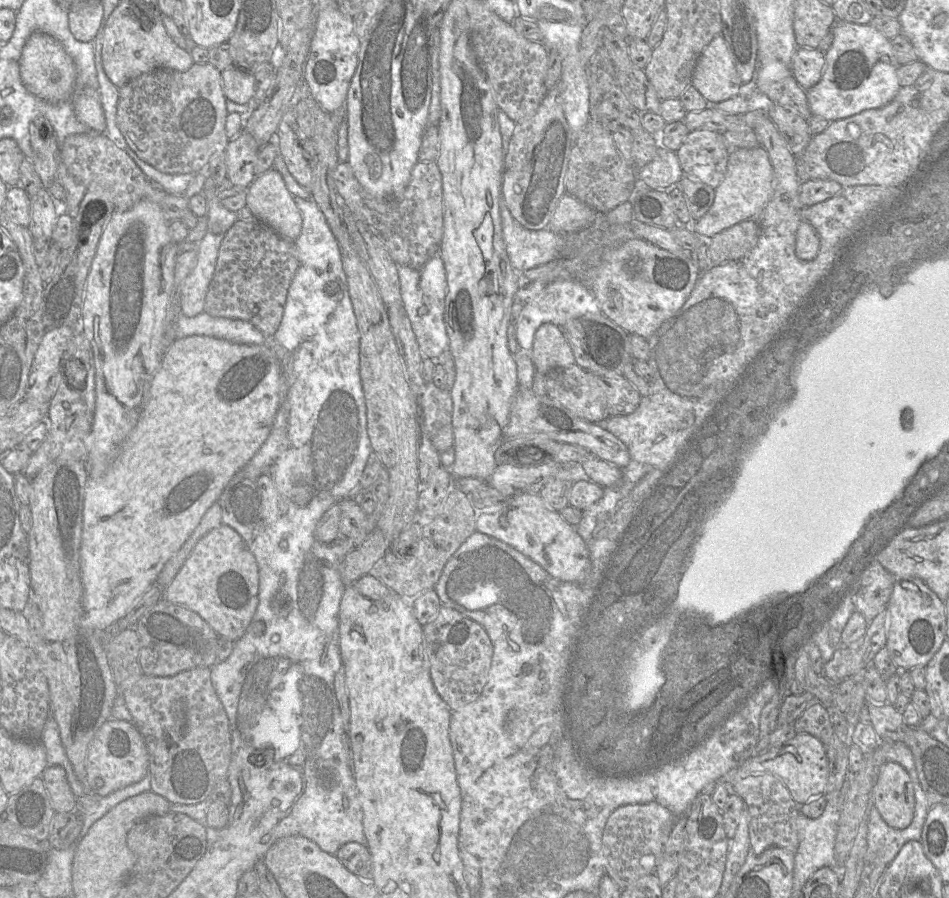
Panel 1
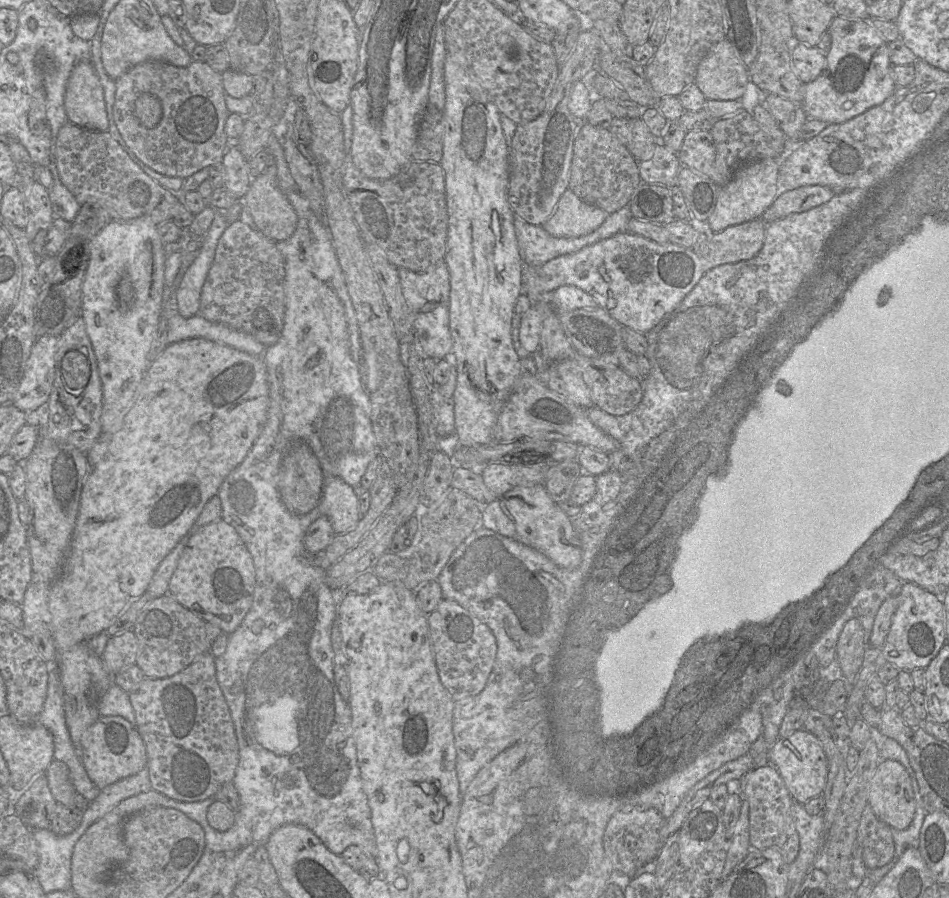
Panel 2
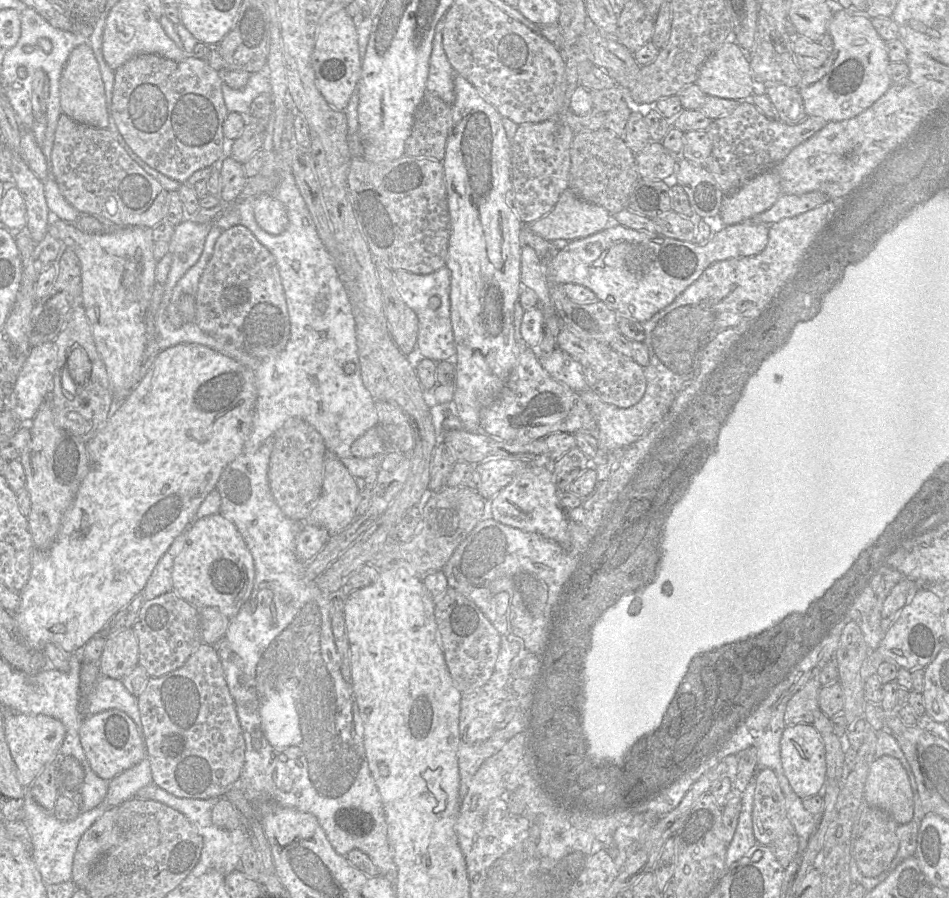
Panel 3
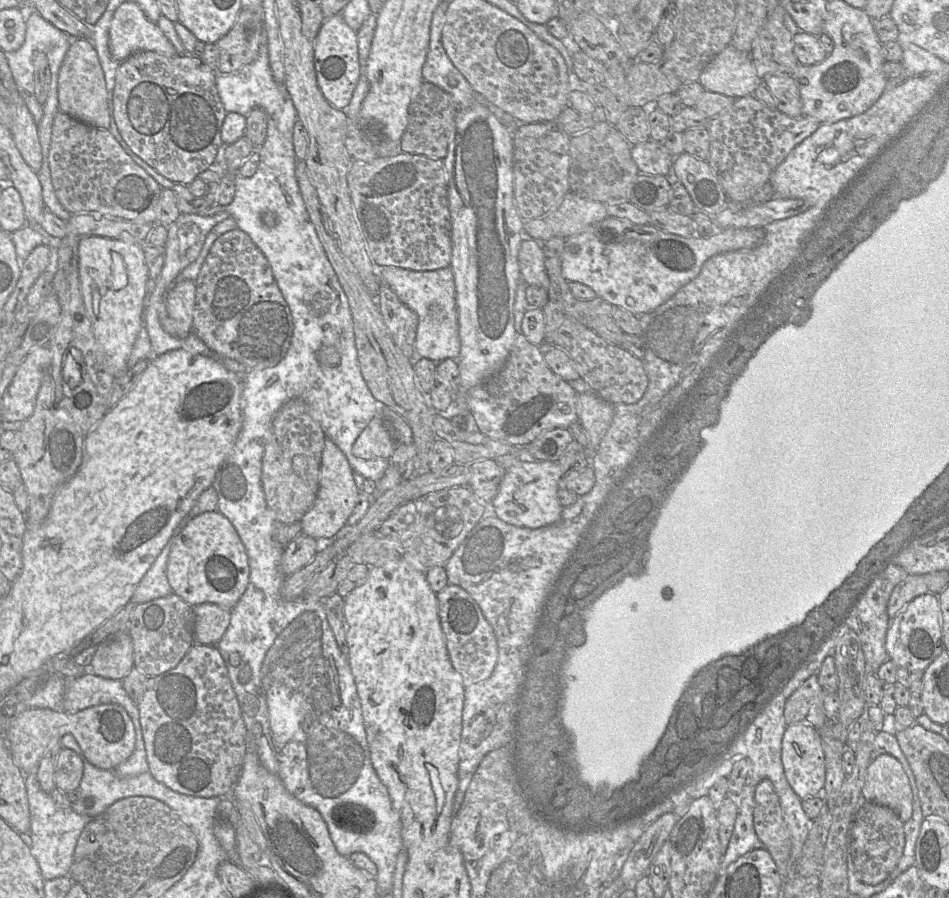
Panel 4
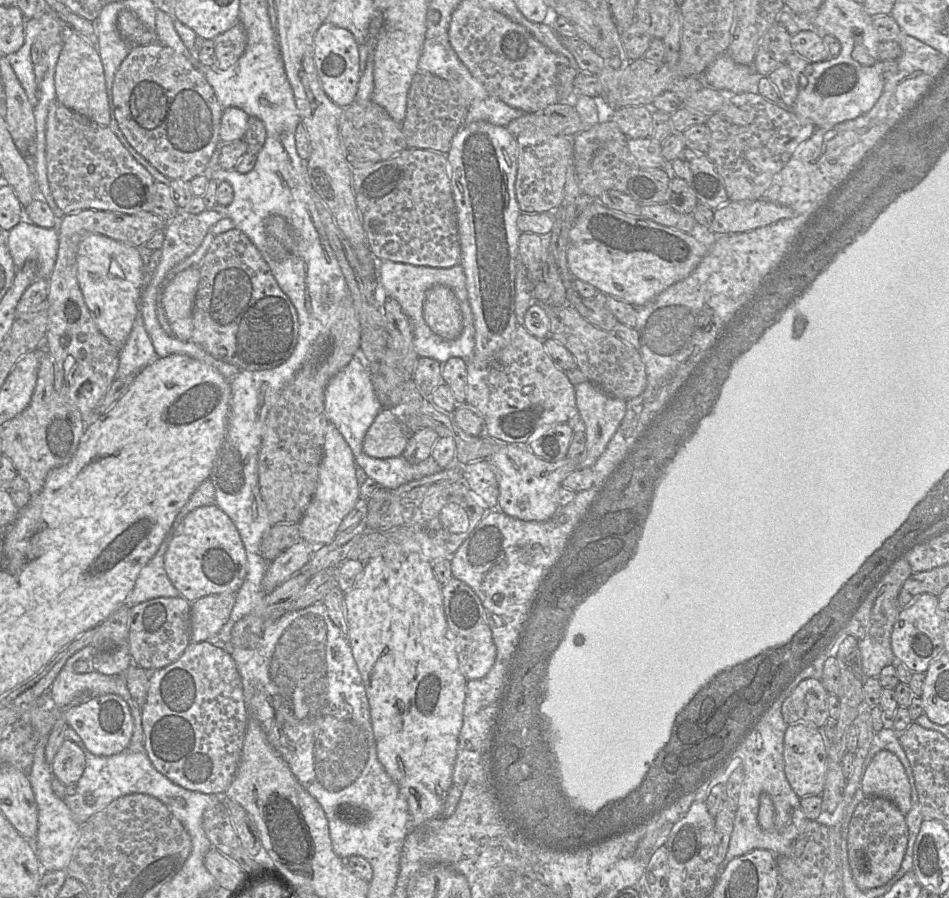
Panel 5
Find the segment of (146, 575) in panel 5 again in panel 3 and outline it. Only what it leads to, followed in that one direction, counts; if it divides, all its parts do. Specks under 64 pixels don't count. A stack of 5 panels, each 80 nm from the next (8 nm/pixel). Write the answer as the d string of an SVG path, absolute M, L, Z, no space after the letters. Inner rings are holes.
M185 529L179 534L169 549L163 554L153 569L142 591L144 601L152 600L162 594L172 591L172 569L174 559L181 551L188 531Z

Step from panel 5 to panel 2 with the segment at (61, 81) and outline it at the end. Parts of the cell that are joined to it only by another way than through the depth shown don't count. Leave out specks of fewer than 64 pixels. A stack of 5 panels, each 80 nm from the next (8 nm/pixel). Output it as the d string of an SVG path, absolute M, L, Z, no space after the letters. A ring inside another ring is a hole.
M79 60L66 85L64 107L68 121L85 129L108 130L103 87L91 60Z

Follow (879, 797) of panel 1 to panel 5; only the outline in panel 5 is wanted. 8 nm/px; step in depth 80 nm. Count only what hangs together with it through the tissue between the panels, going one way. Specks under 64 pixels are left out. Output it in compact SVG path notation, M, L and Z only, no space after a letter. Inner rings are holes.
M880 750L872 758L862 776L861 789L865 795L889 799L904 816L911 808L911 788L905 769L888 750Z

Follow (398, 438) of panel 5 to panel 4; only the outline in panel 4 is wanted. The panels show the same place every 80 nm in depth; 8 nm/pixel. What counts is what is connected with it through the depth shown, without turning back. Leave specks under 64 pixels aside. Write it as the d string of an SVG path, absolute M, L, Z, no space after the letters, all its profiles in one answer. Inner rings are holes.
M378 413L354 442L352 453L354 456L365 460L389 459L396 447L395 440L380 413Z

